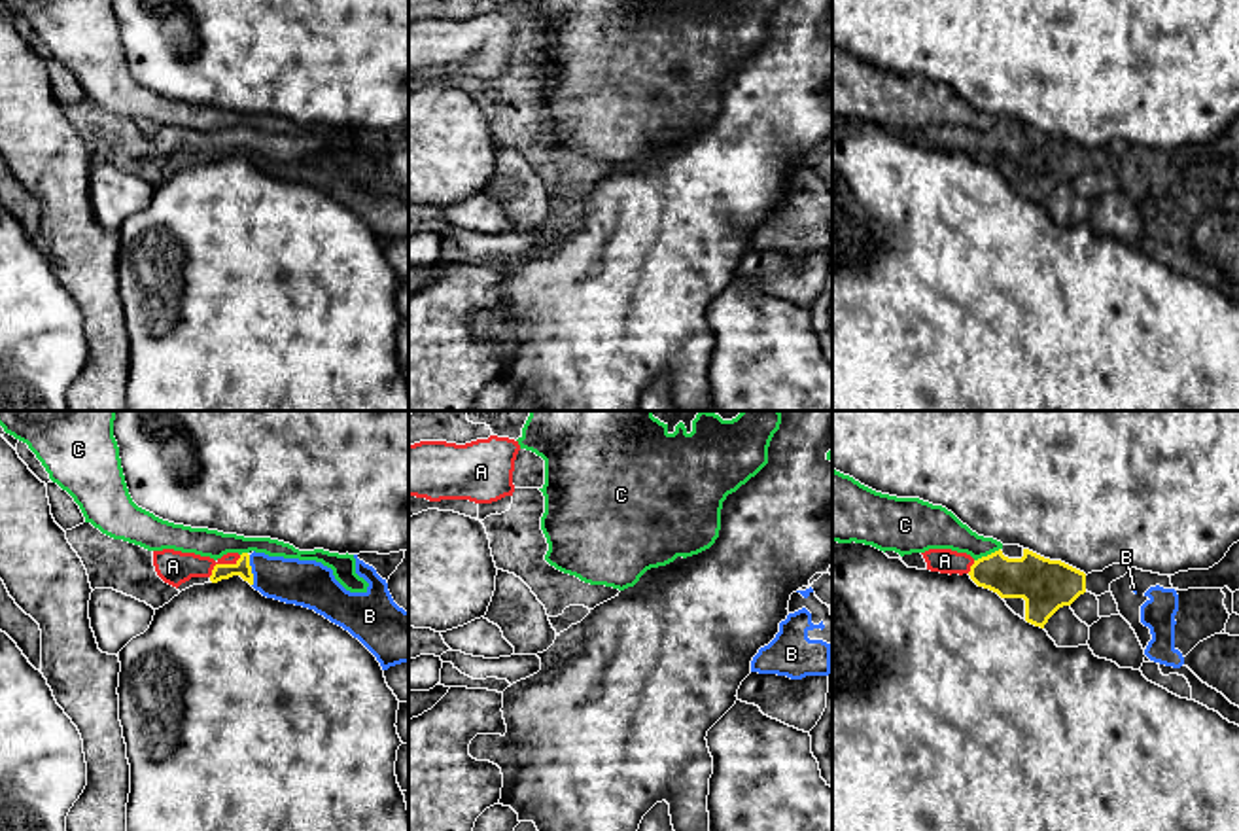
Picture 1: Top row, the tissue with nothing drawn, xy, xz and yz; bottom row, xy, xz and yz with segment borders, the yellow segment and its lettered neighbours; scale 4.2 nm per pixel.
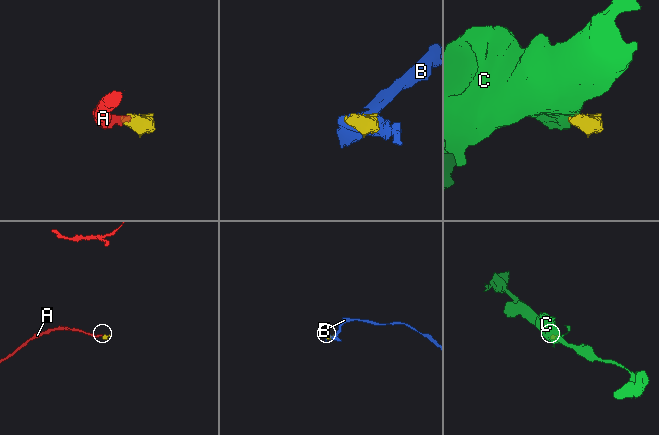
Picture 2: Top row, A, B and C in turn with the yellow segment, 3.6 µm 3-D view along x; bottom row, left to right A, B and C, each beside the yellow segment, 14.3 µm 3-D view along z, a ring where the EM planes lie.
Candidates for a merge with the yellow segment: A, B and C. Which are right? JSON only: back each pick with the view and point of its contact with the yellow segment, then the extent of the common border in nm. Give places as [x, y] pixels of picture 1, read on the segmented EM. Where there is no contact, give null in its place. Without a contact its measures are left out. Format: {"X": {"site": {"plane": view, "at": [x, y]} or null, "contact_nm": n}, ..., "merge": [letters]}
{"A": {"site": {"plane": "xy", "at": [222, 565]}, "contact_nm": 170}, "B": {"site": {"plane": "xy", "at": [250, 570]}, "contact_nm": 140}, "merge": ["A", "B"]}

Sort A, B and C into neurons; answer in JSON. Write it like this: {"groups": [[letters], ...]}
{"groups": [["A", "B"], ["C"]]}

